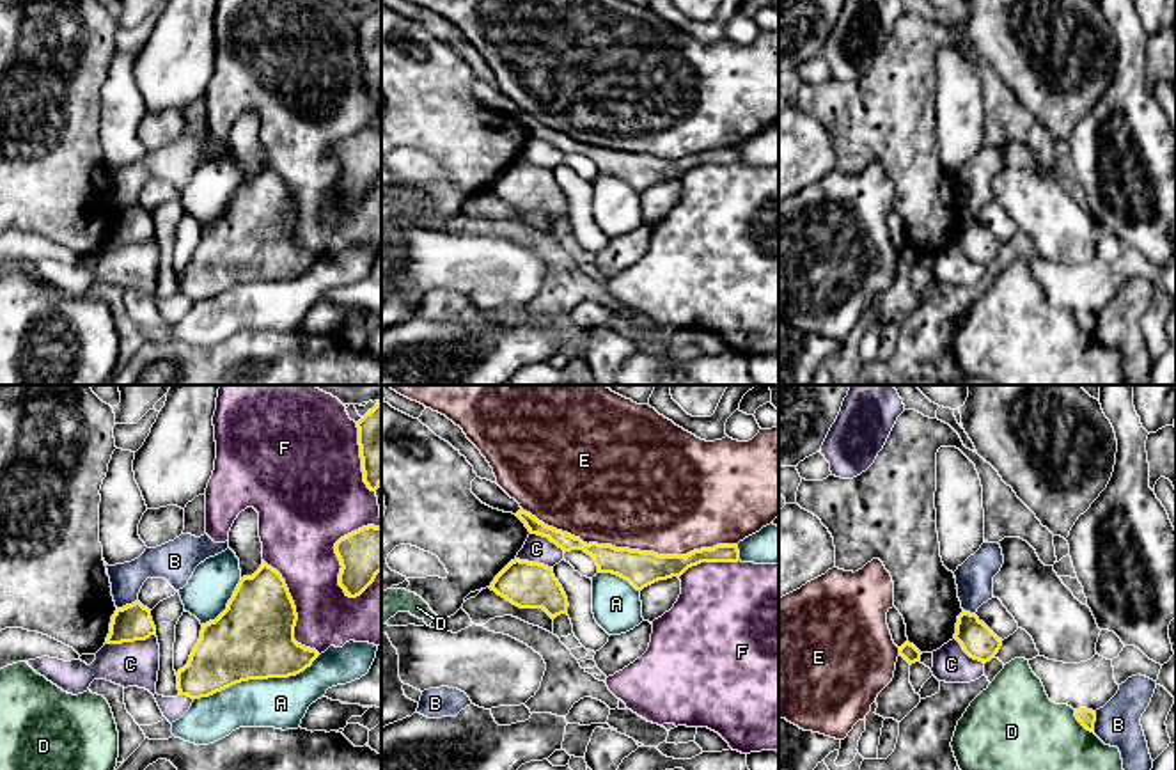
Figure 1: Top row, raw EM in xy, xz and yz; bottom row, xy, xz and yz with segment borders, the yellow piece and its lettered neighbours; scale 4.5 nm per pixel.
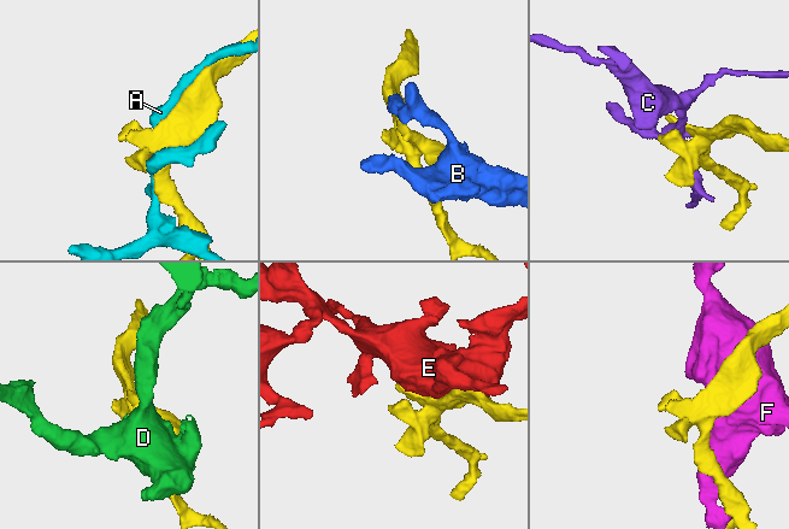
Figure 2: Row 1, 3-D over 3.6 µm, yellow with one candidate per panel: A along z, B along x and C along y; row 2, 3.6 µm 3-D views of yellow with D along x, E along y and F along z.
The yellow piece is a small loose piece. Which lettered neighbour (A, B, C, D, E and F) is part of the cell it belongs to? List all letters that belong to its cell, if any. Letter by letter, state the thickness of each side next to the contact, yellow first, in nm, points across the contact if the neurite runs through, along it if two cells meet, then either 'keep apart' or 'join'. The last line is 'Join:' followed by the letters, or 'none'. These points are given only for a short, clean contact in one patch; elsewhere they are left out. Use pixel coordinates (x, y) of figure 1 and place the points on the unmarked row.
A: calibres 360 and 240 nm; keep apart
B: calibres 160 and 150 nm; keep apart
C: calibres 160 and 200 nm; keep apart
D: calibres 80 and 480 nm; border yz (1074, 313), (1074, 318), (1091, 336); keep apart
E: calibres 160 and 500 nm; keep apart
F: calibres 220 and 460 nm; keep apart
Join: none

